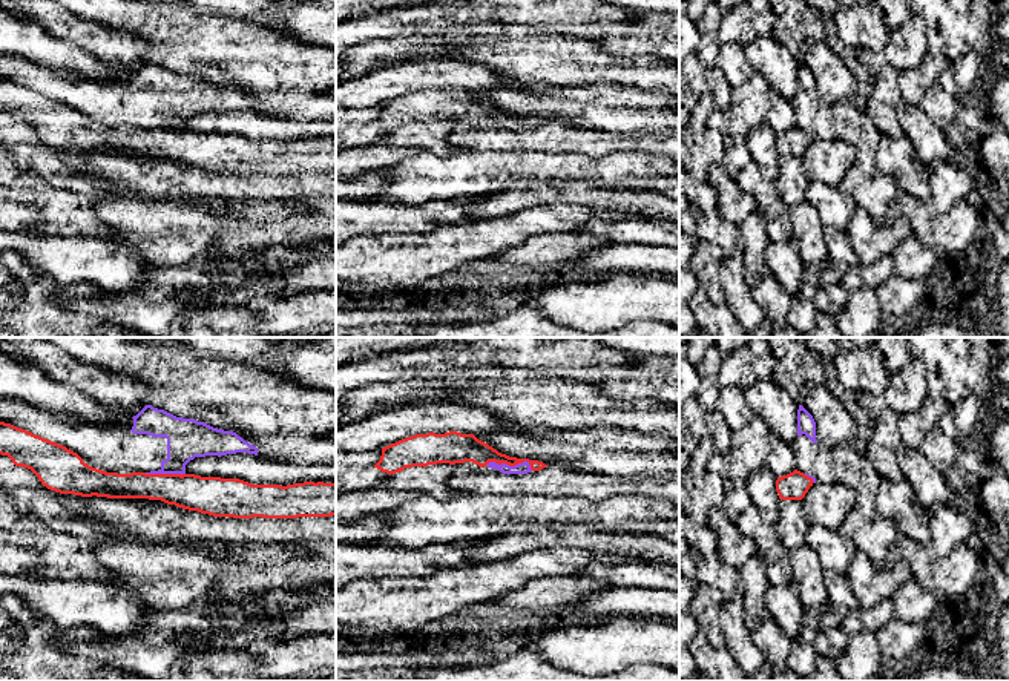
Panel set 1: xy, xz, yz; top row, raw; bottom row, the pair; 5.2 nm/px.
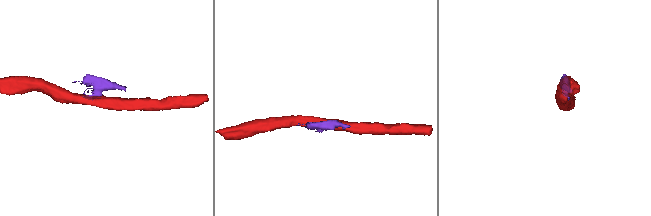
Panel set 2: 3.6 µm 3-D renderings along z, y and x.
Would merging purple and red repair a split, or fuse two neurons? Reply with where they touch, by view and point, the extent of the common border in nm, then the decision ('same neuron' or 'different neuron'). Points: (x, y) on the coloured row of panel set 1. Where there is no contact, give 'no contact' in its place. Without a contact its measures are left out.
xz (511, 467) | 260 nm | different neuron

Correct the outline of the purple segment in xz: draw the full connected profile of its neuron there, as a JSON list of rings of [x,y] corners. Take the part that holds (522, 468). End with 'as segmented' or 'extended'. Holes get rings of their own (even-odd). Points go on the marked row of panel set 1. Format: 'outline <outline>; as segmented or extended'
outline [[[526,460],[515,466],[495,462],[489,462],[485,468],[472,462],[451,466],[449,488],[466,494],[541,494],[593,502],[613,495],[643,495],[679,505],[679,475],[601,475],[558,466],[532,471]]]; extended

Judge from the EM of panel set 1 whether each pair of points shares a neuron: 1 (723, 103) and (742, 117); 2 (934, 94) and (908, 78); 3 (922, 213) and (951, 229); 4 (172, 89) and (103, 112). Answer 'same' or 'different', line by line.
1: different
2: different
3: same
4: same

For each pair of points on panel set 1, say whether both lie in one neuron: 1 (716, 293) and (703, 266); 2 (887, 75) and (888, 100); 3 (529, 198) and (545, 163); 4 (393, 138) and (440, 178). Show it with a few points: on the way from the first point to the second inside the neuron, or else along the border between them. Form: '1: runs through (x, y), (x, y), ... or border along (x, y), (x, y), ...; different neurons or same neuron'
1: runs through (713, 287), (707, 272); same neuron
2: runs through (887, 82), (887, 94); same neuron
3: border along (575, 178), (528, 180), (505, 192); different neurons
4: border along (417, 148), (434, 152); different neurons

